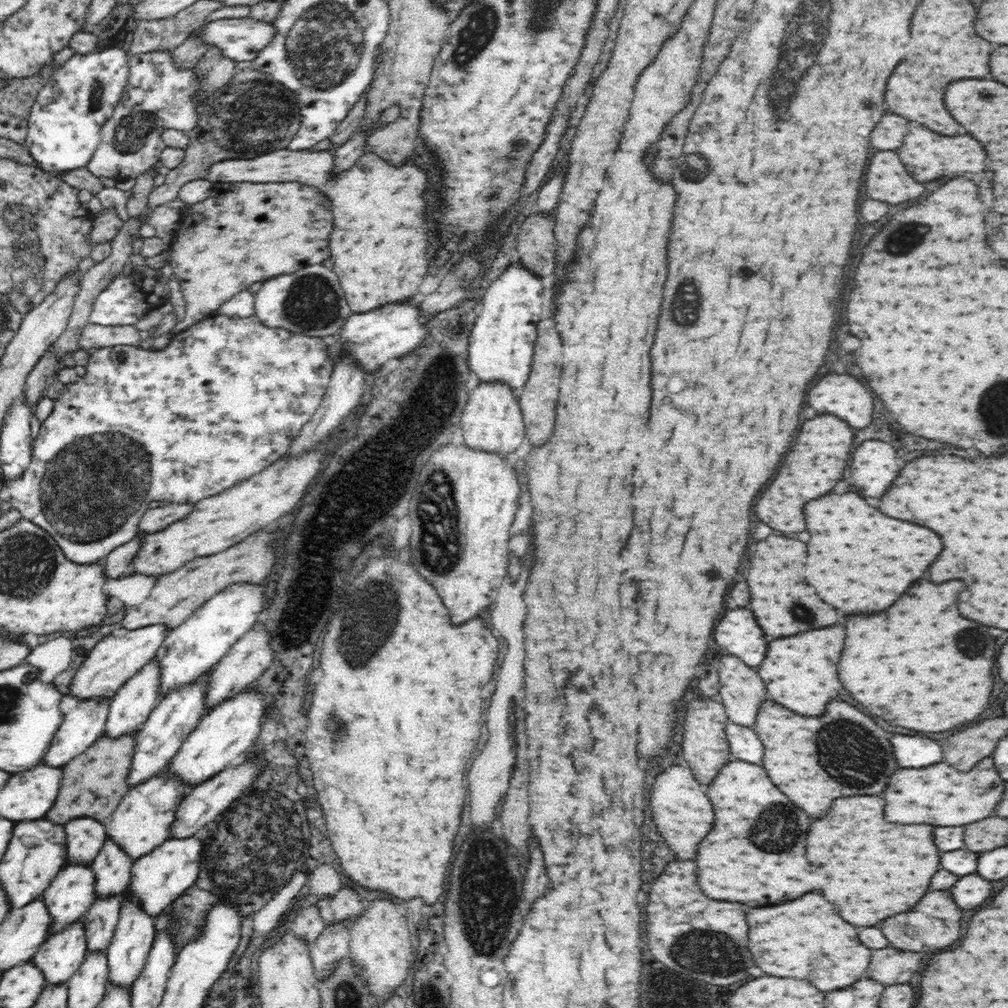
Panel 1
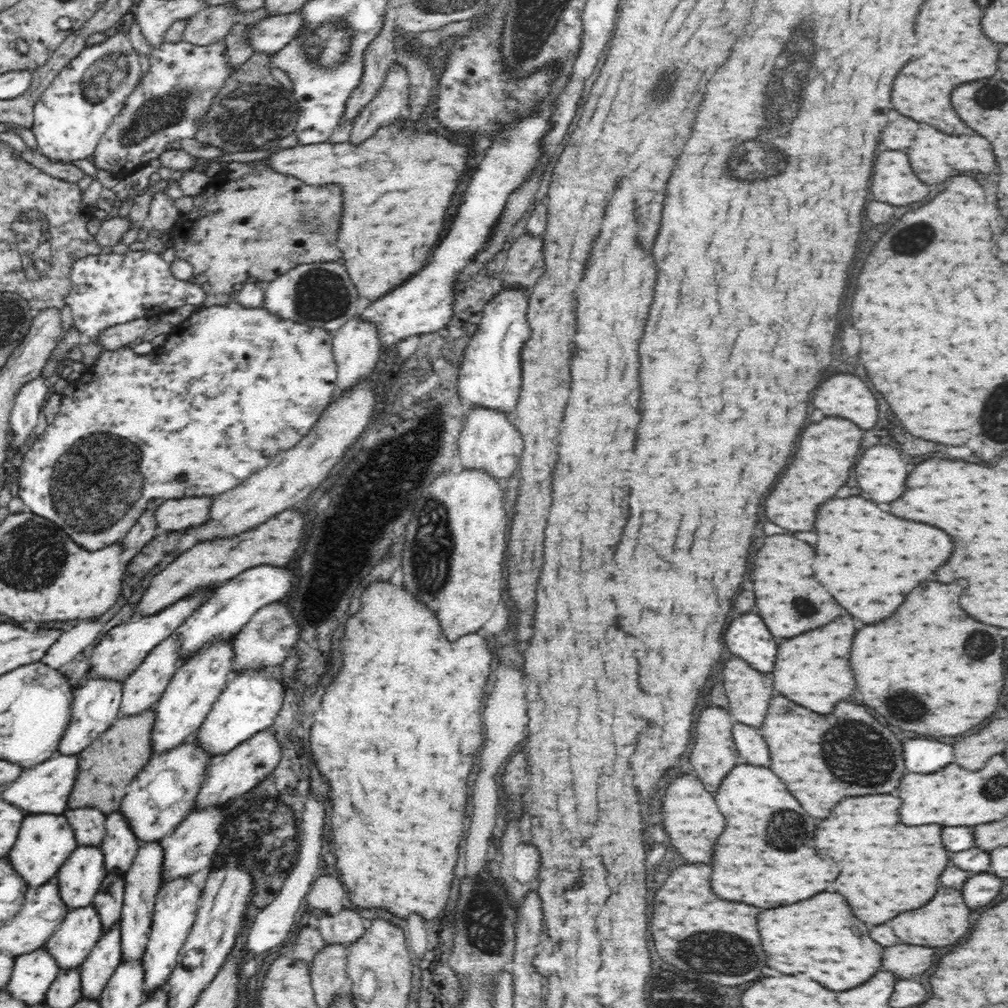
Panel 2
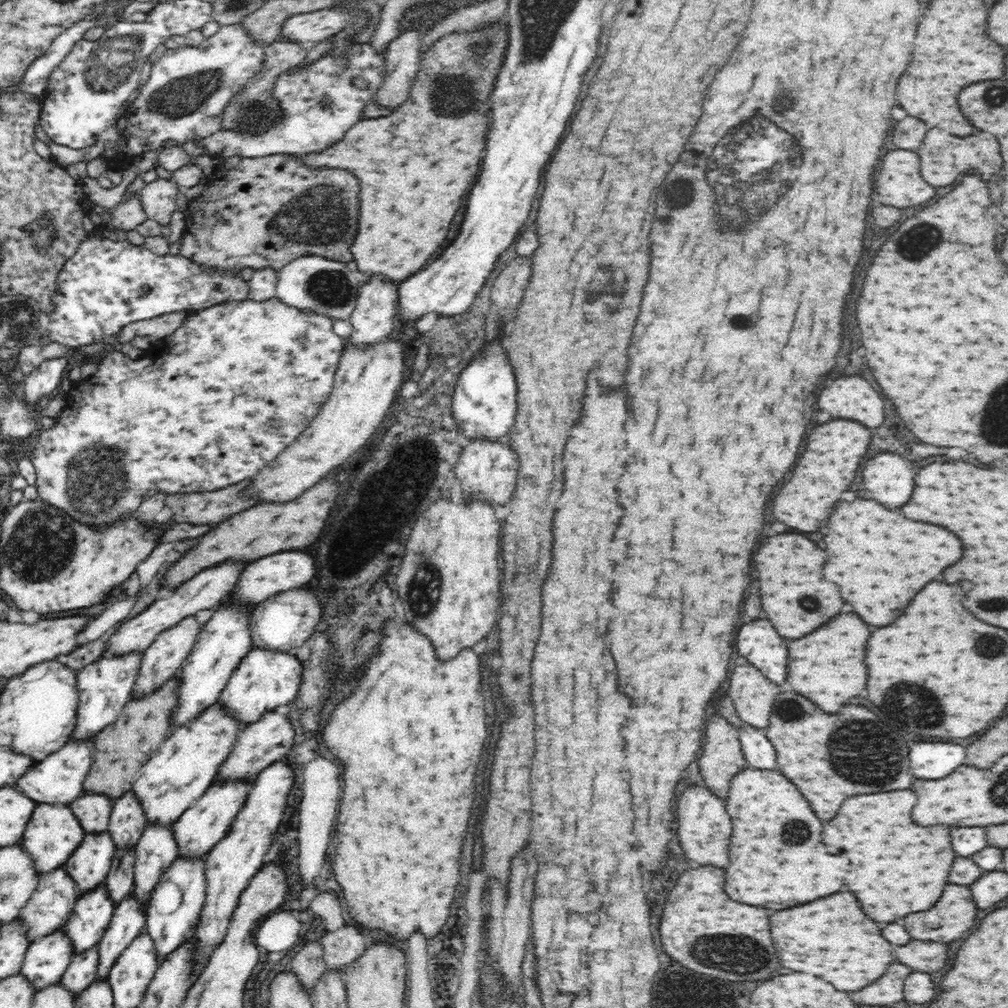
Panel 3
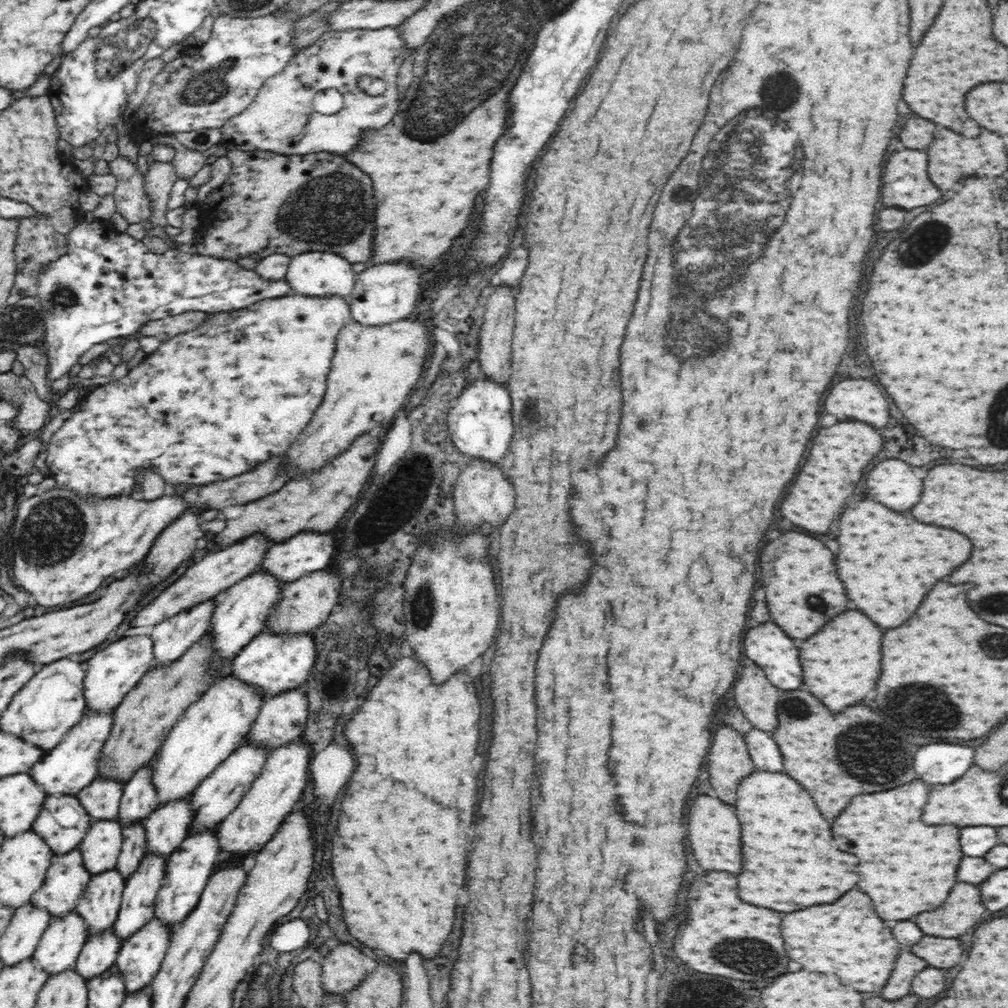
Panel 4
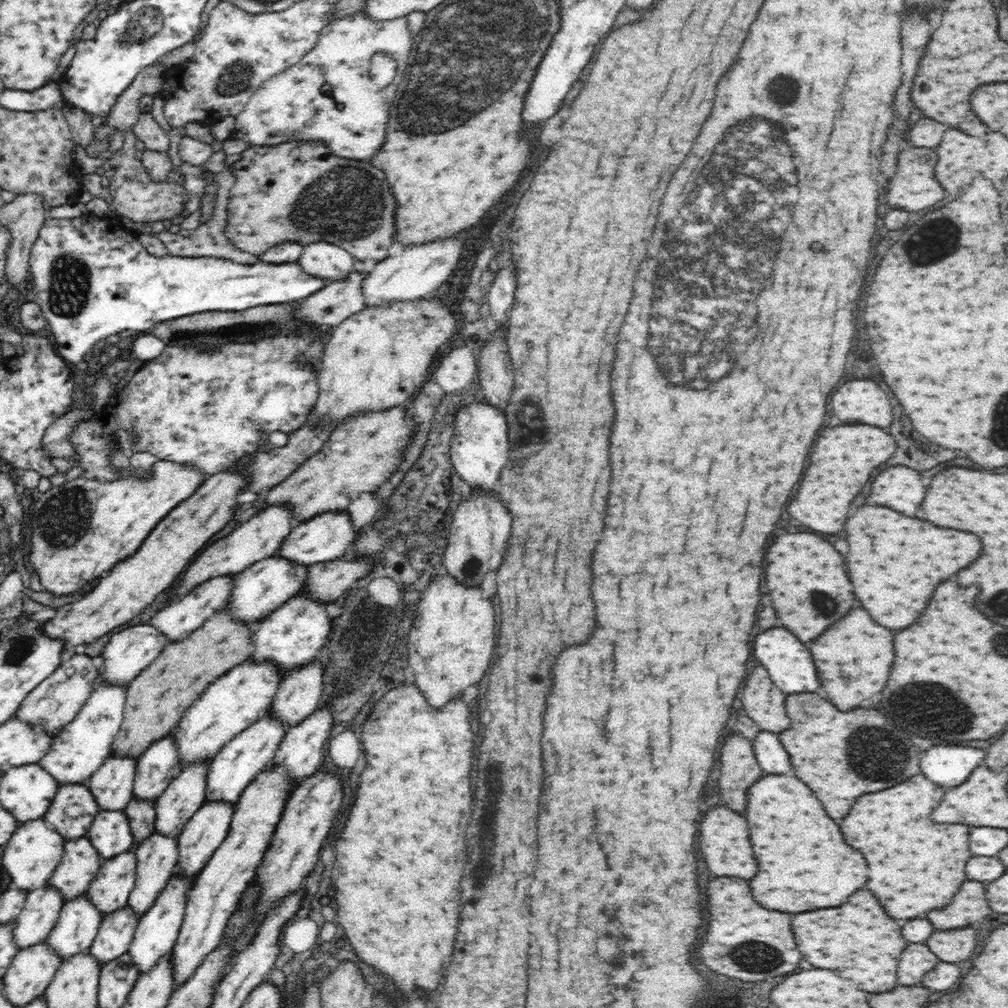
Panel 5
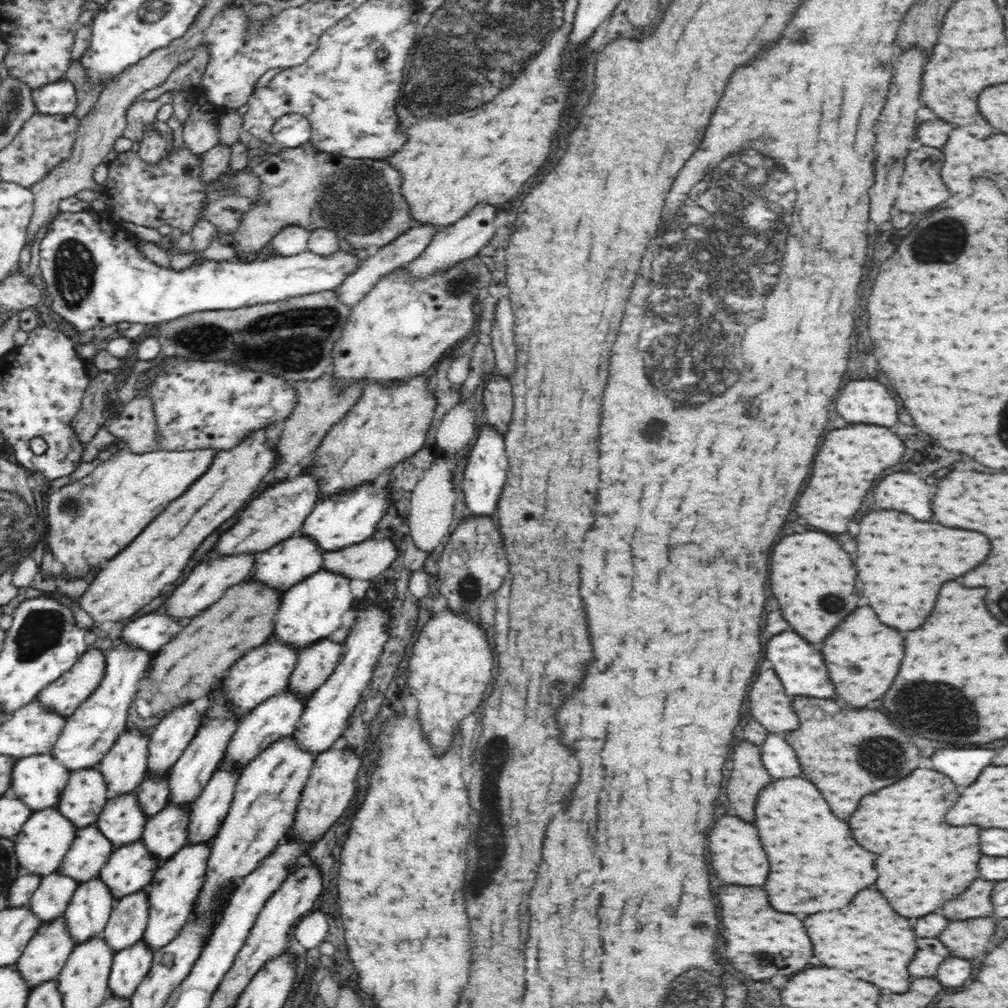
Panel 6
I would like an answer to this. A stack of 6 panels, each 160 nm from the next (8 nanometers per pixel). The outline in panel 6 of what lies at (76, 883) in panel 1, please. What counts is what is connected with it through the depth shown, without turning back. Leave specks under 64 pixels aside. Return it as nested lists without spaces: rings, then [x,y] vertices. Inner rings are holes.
[[[134,791],[120,795],[106,802],[96,822],[114,850],[141,839],[148,820],[140,809]]]

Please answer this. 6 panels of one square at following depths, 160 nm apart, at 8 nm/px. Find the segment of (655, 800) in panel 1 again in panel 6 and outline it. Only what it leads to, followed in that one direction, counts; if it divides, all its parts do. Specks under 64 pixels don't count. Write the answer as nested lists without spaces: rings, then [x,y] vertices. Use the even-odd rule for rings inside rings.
[[[722,816],[716,820],[716,826],[710,830],[710,860],[716,876],[726,884],[738,886],[762,886],[768,876],[768,860],[762,844],[758,840],[758,832],[752,824],[736,818],[736,816]]]

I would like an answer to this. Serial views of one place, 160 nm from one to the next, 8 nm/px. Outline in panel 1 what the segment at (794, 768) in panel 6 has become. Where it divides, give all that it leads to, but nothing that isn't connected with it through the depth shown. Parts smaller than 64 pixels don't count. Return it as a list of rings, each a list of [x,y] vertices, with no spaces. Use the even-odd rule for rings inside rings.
[[[729,722],[725,730],[732,759],[760,764],[764,756],[764,744],[752,727]]]

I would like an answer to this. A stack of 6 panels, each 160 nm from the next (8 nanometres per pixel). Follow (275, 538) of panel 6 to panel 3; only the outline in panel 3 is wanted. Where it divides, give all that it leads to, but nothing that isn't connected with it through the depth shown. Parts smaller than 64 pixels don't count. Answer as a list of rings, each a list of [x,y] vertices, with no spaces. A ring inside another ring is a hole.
[[[226,560],[226,562],[220,562],[212,568],[206,568],[198,574],[194,574],[190,580],[182,582],[169,598],[158,599],[135,617],[130,617],[119,623],[116,632],[110,635],[110,640],[106,643],[108,654],[110,656],[124,656],[130,652],[144,652],[154,642],[156,636],[160,635],[160,632],[172,628],[180,620],[195,615],[200,610],[208,610],[208,608],[220,605],[228,598],[230,591],[236,588],[241,570],[244,570],[246,565],[248,562]]]

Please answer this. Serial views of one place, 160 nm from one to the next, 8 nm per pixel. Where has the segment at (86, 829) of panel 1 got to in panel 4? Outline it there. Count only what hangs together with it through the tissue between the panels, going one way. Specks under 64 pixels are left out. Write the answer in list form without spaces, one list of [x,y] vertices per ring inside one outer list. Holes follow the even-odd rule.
[[[97,776],[76,795],[80,805],[96,820],[114,820],[120,812],[124,782]]]

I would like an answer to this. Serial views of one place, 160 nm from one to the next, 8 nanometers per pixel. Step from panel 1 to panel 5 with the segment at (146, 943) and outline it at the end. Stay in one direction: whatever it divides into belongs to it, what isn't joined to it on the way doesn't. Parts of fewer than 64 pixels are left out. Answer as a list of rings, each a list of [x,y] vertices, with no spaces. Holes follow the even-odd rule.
[[[192,762],[181,766],[166,790],[156,800],[155,832],[178,839],[184,824],[205,802],[210,762]]]

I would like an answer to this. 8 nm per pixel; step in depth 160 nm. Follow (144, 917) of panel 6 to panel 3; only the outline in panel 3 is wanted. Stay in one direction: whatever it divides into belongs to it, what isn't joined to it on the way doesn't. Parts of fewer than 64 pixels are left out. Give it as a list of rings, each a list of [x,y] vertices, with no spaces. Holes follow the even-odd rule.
[[[98,948],[75,954],[59,983],[72,994],[80,994],[97,980]]]

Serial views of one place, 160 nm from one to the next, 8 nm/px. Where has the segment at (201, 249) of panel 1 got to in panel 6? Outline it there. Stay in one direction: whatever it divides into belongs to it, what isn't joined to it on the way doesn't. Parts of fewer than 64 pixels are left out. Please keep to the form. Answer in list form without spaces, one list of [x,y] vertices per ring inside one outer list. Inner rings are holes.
[[[308,141],[294,148],[283,148],[278,154],[257,155],[248,161],[247,169],[258,177],[262,200],[256,205],[252,204],[250,210],[242,216],[240,226],[229,232],[234,238],[234,248],[242,256],[256,254],[268,248],[278,232],[293,225],[310,232],[328,229],[358,251],[374,251],[386,247],[413,225],[408,202],[400,194],[400,184],[402,184],[400,172],[396,172],[386,162],[330,154],[319,151]]]

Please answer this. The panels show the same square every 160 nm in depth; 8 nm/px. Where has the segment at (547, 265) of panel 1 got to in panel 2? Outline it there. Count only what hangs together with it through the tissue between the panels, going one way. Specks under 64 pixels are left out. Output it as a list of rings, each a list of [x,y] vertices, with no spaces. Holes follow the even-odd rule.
[[[530,233],[521,234],[508,252],[507,261],[501,274],[502,288],[529,289],[544,274],[542,238]]]

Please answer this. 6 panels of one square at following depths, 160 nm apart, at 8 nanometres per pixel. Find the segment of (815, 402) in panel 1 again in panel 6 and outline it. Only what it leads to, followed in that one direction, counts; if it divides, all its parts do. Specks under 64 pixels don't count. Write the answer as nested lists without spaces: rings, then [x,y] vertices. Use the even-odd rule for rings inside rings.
[[[854,380],[846,384],[836,396],[836,410],[850,424],[878,424],[888,428],[898,422],[896,400],[876,380]]]

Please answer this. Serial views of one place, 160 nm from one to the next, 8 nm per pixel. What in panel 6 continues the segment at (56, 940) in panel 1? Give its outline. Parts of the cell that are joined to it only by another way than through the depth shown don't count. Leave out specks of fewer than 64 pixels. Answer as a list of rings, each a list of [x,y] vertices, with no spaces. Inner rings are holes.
[[[139,839],[115,849],[100,869],[98,877],[117,900],[146,888],[160,868],[158,861]]]

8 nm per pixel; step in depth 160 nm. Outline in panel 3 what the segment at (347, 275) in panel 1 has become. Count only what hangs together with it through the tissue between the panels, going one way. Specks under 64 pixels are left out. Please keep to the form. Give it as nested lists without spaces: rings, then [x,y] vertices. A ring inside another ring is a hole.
[[[507,23],[505,29],[500,29],[498,24],[489,24],[484,28],[476,30],[460,30],[460,33],[453,32],[449,35],[446,34],[441,39],[437,40],[433,46],[431,46],[427,51],[421,53],[418,74],[416,74],[416,80],[410,88],[410,96],[408,100],[405,100],[397,109],[395,109],[387,117],[378,117],[375,119],[362,119],[360,122],[354,124],[352,128],[339,140],[336,144],[326,148],[322,152],[310,153],[298,156],[299,159],[308,168],[341,168],[342,170],[347,170],[350,174],[353,174],[355,178],[360,180],[360,194],[358,194],[358,200],[360,200],[360,216],[358,216],[358,234],[350,246],[350,253],[354,255],[353,260],[356,261],[357,267],[364,276],[369,277],[372,274],[379,274],[380,276],[385,276],[387,280],[391,282],[401,283],[404,279],[412,276],[415,272],[422,270],[434,252],[440,250],[440,246],[446,242],[446,234],[450,230],[450,224],[454,220],[454,216],[458,214],[460,210],[460,204],[464,206],[464,200],[466,200],[466,190],[470,190],[470,186],[476,182],[476,176],[478,176],[478,170],[480,170],[480,162],[482,162],[482,152],[484,152],[484,144],[486,144],[486,132],[488,132],[489,124],[491,123],[491,111],[490,111],[490,95],[493,89],[492,84],[495,84],[495,78],[497,77],[497,72],[499,71],[499,66],[505,57],[505,50],[507,47]],[[452,78],[460,80],[462,82],[462,89],[466,94],[468,90],[474,106],[470,110],[466,110],[464,114],[458,114],[458,116],[452,116],[450,114],[439,114],[436,111],[436,105],[434,104],[434,98],[437,94],[440,94],[442,90],[447,91],[448,87],[444,85],[440,87],[440,80],[452,80]]]

